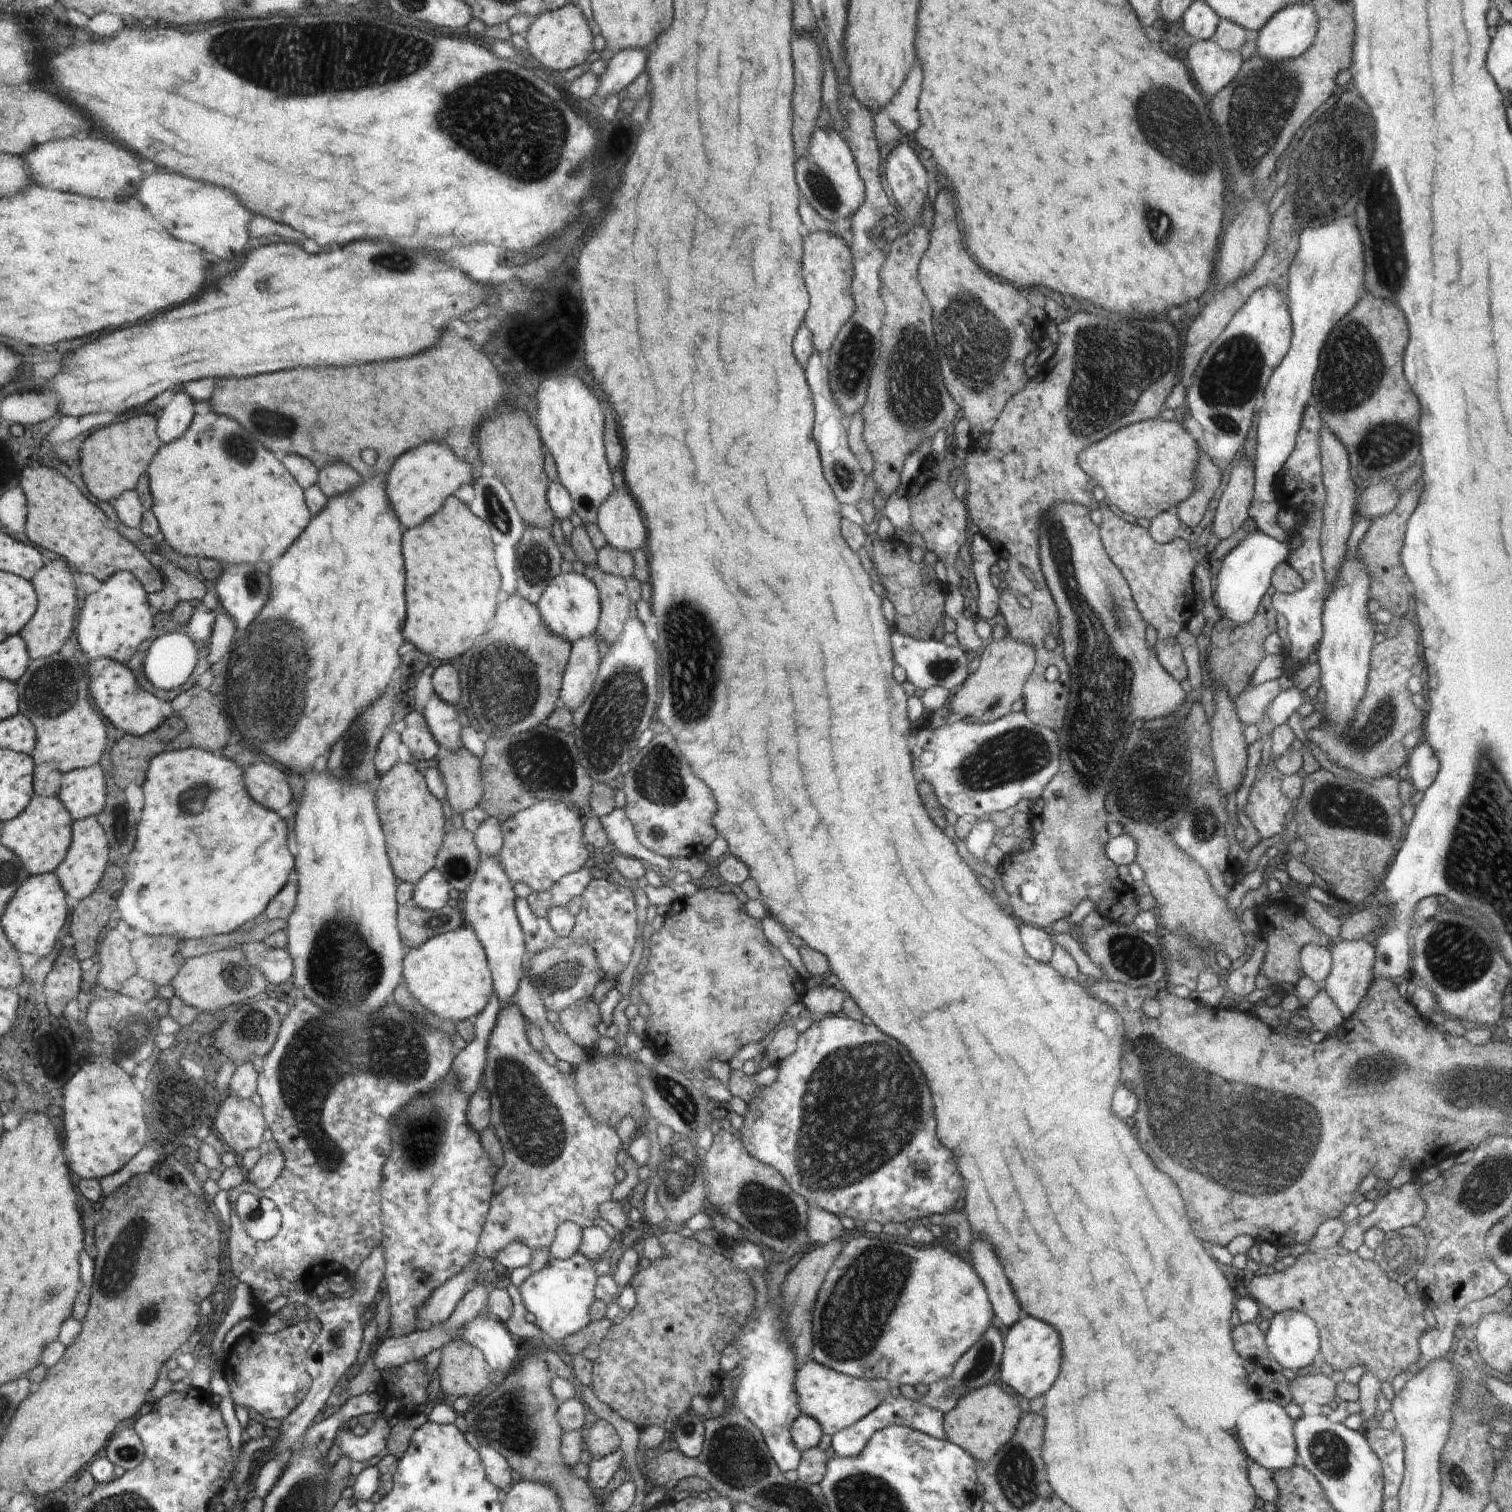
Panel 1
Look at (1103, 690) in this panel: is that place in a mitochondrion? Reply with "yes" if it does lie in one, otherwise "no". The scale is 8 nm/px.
yes

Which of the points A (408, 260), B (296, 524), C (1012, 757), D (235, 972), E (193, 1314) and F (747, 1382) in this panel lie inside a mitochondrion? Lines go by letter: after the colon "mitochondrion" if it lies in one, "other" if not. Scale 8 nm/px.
A: mitochondrion
B: other
C: mitochondrion
D: mitochondrion
E: other
F: other

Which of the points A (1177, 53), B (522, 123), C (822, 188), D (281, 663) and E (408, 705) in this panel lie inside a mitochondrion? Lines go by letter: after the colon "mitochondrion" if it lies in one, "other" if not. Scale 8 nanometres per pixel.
A: other
B: mitochondrion
C: mitochondrion
D: mitochondrion
E: other

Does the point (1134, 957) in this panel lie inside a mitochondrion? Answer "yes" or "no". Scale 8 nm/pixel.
yes

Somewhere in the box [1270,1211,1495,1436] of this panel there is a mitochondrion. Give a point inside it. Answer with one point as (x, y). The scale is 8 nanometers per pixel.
(1475, 1405)

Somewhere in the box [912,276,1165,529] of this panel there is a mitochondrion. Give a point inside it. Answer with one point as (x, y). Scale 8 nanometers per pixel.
(975, 357)

